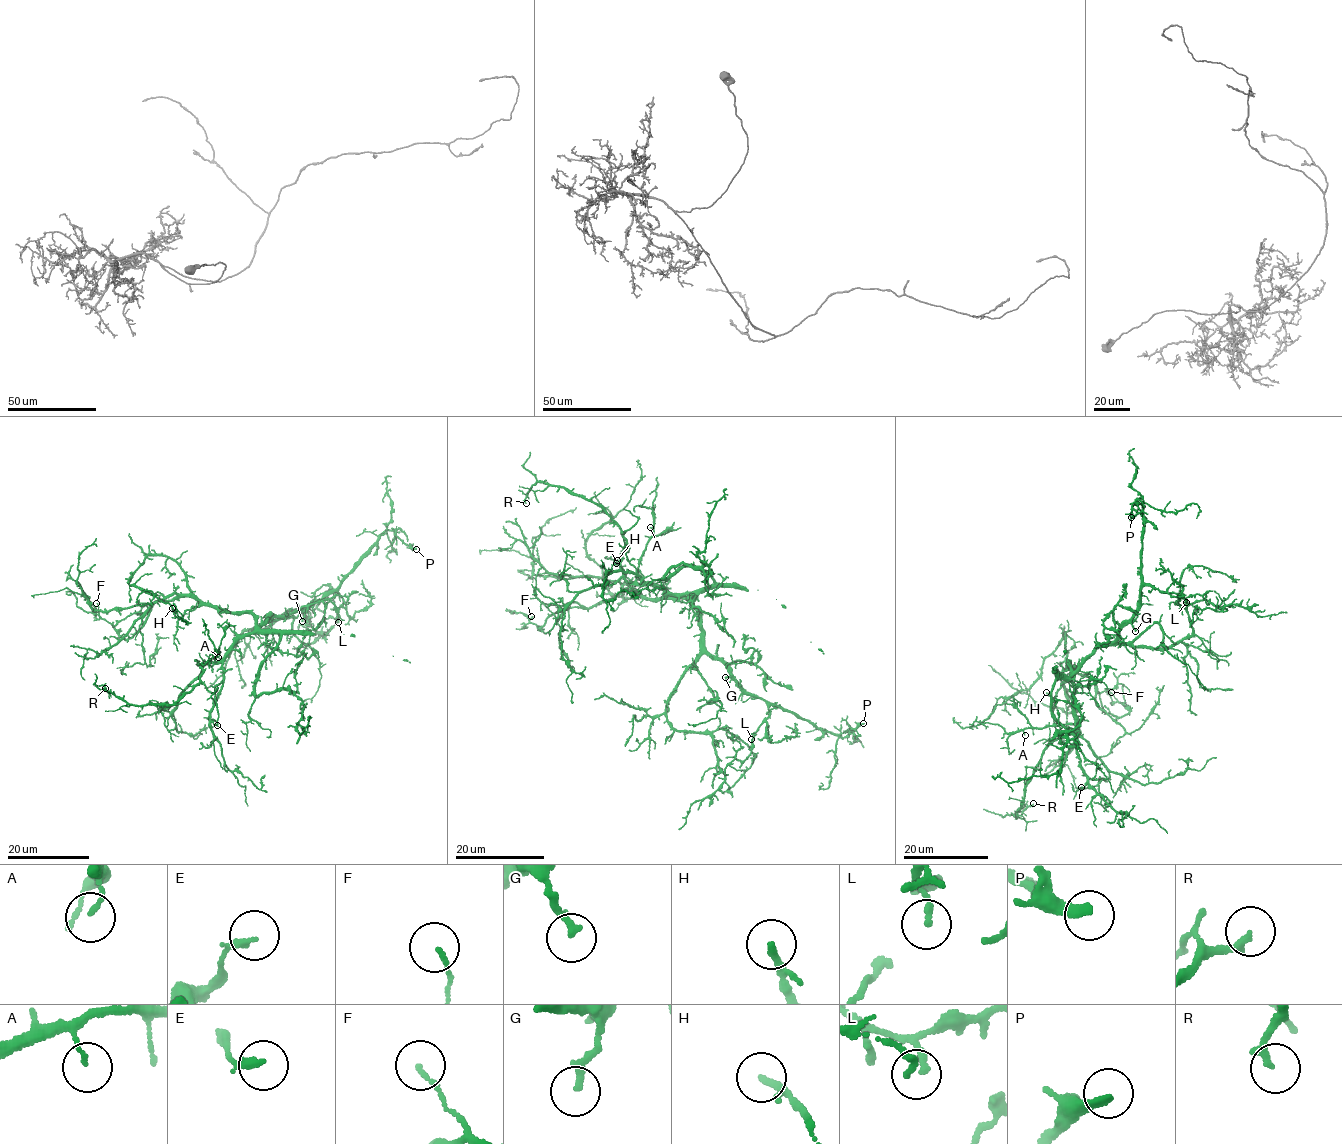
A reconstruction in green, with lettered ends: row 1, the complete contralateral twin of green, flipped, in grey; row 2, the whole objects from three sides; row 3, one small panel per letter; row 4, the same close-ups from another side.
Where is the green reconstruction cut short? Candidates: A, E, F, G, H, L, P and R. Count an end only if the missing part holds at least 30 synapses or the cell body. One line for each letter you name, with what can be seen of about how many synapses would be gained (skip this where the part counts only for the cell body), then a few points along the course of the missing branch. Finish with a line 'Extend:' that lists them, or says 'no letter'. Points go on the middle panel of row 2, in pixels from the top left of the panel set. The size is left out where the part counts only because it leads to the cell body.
Extend: no letter

